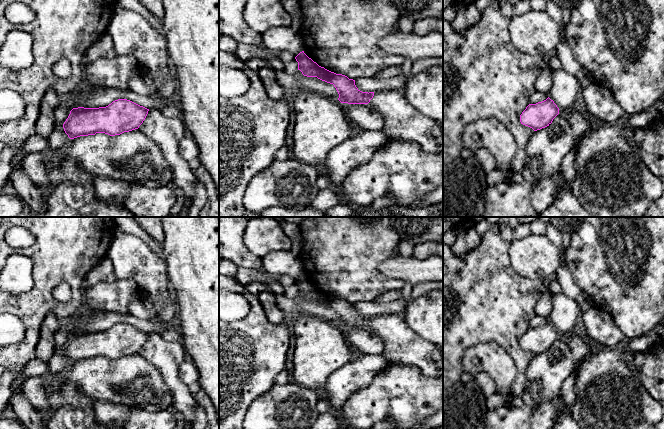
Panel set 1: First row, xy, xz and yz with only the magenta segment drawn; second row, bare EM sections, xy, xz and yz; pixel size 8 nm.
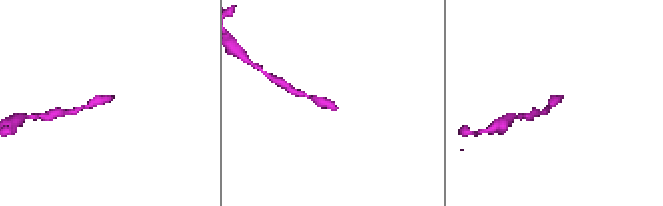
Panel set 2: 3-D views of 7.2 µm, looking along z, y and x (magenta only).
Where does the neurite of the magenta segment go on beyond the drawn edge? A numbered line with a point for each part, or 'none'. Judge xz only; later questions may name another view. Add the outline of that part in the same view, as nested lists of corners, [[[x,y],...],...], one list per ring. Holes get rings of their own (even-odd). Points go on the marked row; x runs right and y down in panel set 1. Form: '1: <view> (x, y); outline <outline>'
1: xz (402, 121); outline [[[384,90],[375,92],[369,104],[384,118],[384,133],[390,140],[409,140],[417,142],[426,153],[443,152],[443,130],[439,122],[422,115],[408,103],[402,90]]]

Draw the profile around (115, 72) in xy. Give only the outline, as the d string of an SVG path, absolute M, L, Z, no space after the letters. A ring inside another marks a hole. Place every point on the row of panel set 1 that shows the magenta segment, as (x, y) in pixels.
M117 55L113 58L99 58L93 62L84 62L84 76L99 87L128 89L130 78L143 71L137 59L132 55Z

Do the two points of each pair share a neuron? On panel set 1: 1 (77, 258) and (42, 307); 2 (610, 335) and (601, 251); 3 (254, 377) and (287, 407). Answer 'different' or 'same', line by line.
1: same
2: different
3: different

